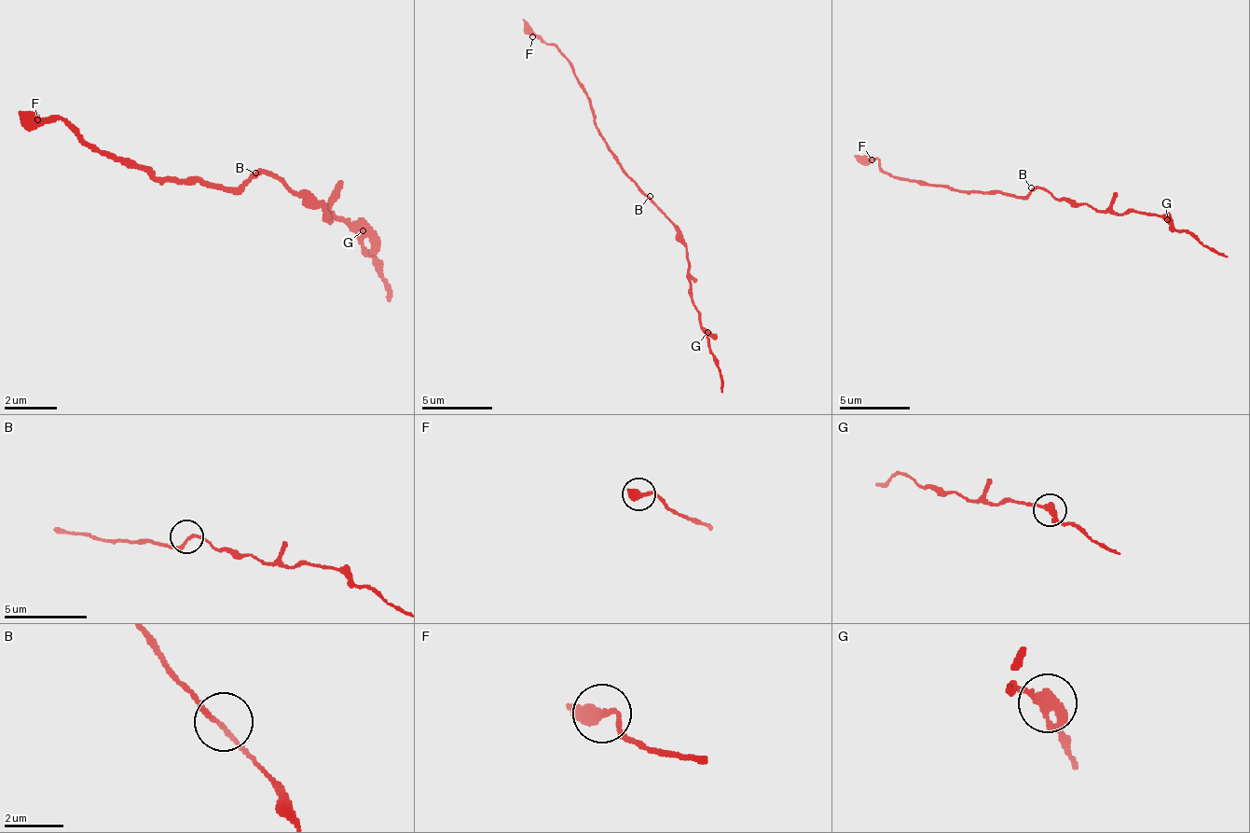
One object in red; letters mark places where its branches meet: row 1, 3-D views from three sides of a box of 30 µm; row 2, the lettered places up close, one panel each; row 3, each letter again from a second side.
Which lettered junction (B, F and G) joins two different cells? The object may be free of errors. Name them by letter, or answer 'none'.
none

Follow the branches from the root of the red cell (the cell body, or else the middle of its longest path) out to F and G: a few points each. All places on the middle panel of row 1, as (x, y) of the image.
F: (650, 200), (622, 168), (604, 139), (575, 68), (550, 43), (532, 36)
G: (650, 200), (675, 228), (679, 242), (685, 249), (689, 296), (699, 313), (699, 324), (707, 331)

